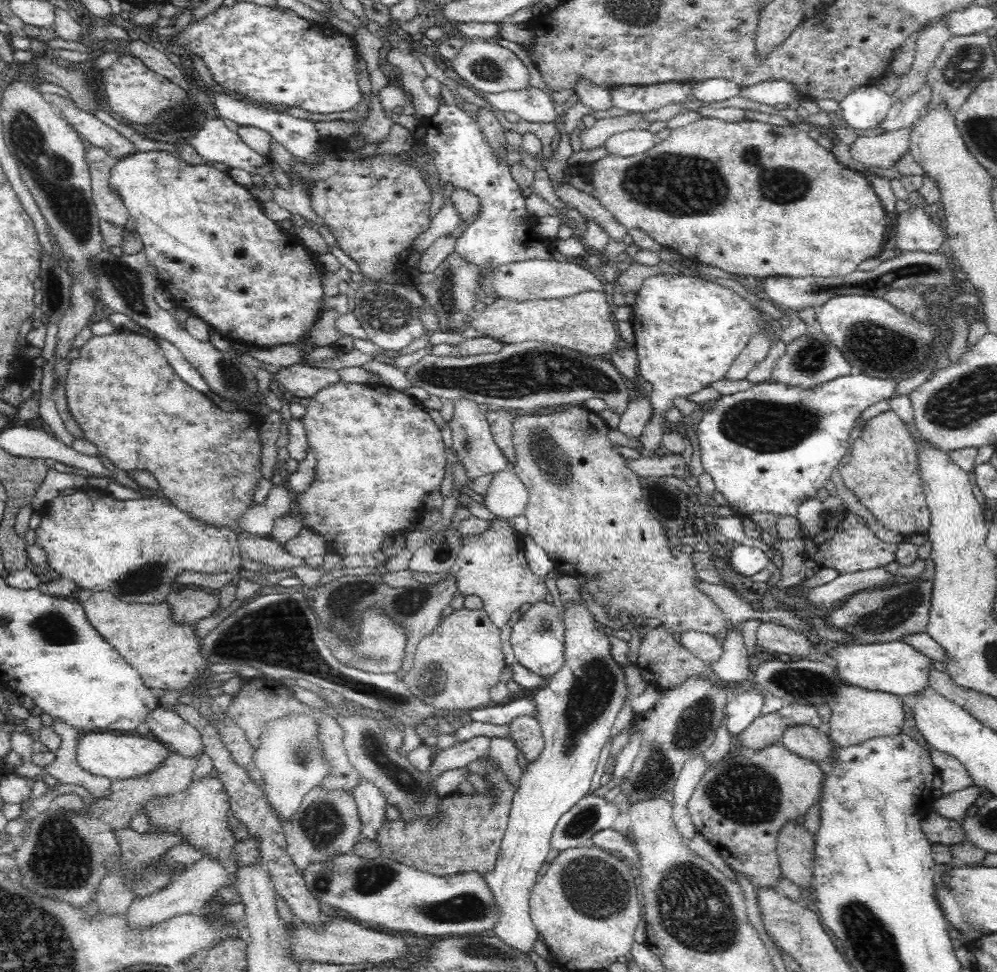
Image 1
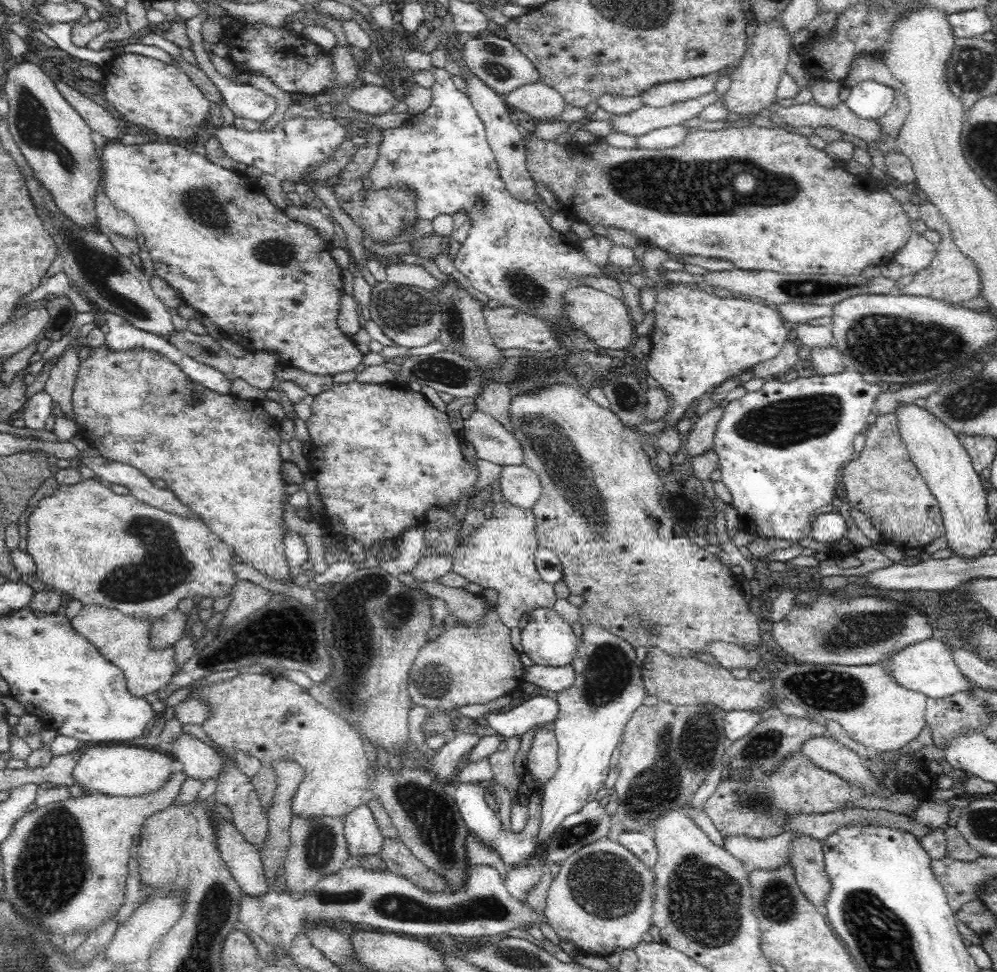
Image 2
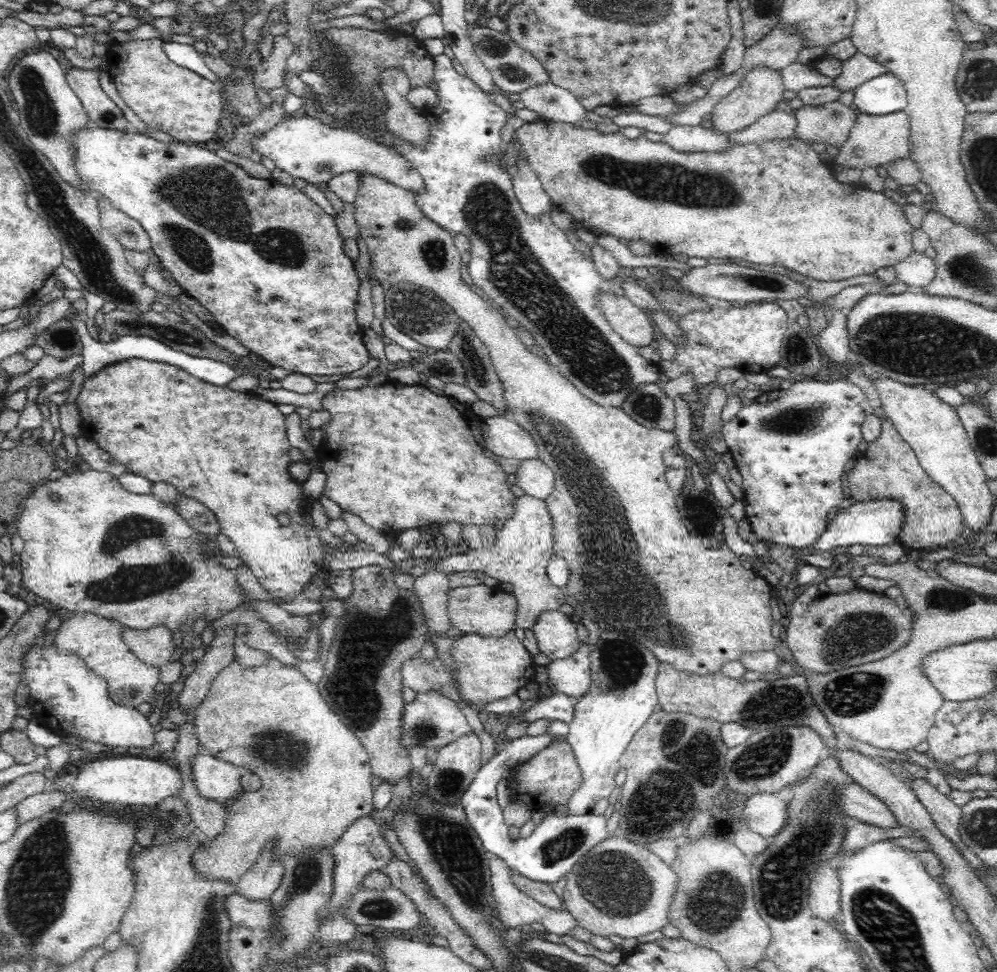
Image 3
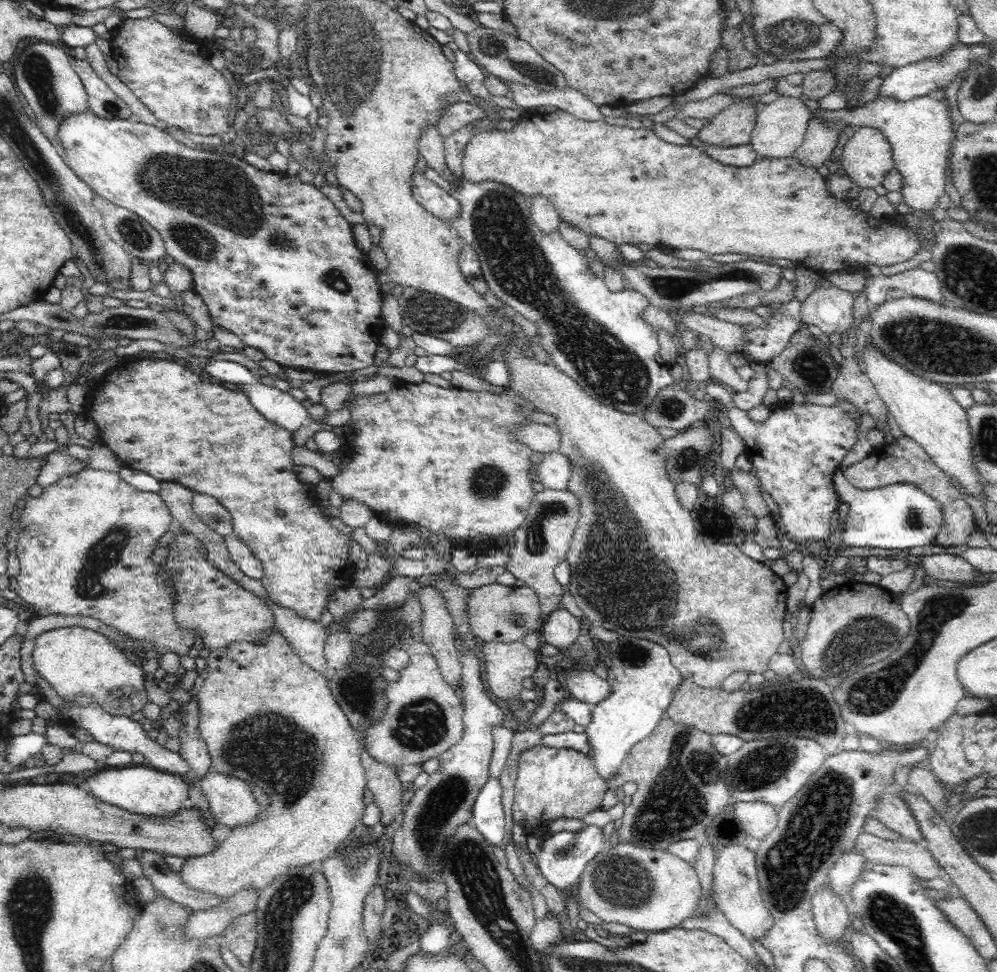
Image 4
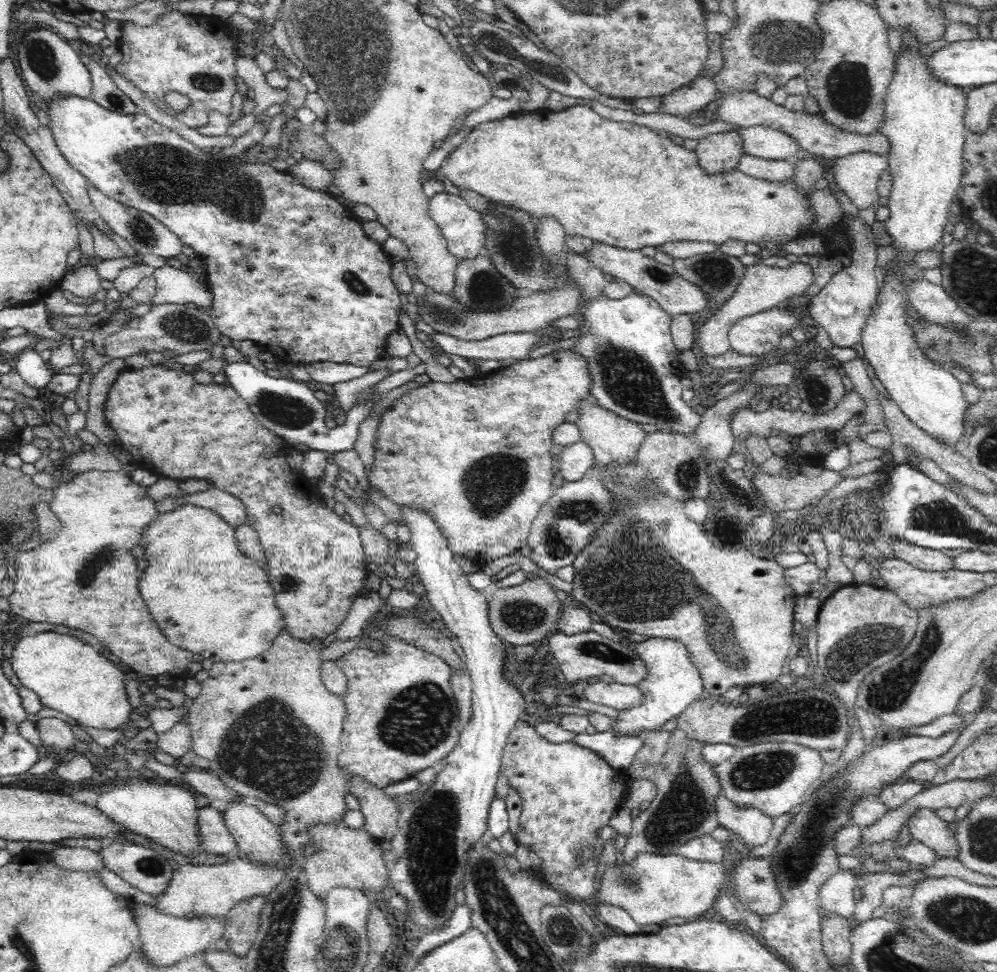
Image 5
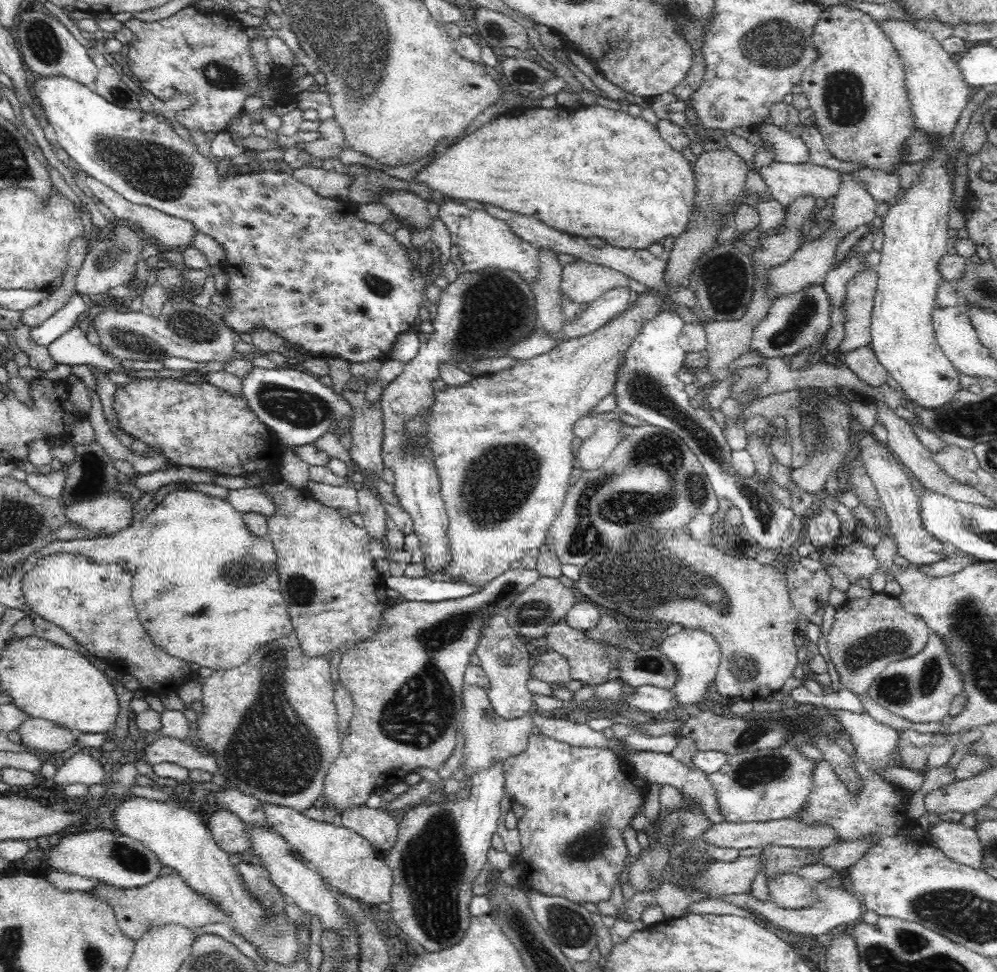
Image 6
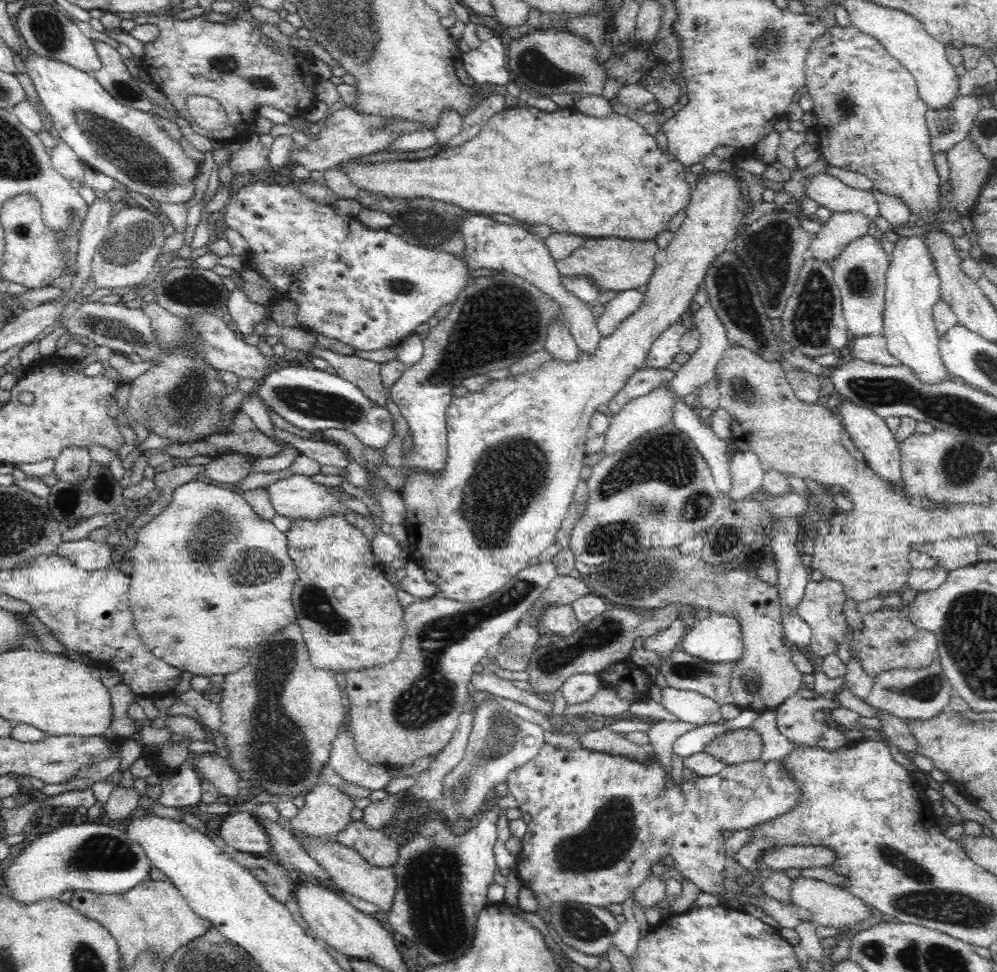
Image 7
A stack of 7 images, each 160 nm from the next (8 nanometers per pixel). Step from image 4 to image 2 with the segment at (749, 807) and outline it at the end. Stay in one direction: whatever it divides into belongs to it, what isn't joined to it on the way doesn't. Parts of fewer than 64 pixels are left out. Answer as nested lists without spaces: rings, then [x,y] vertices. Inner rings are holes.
[[[857,807],[836,809],[824,814],[808,814],[808,816],[794,816],[788,824],[786,830],[790,830],[800,835],[811,836],[822,841],[832,831],[844,825],[852,823],[884,824],[896,827],[903,831],[910,831],[917,837],[922,837],[932,832],[930,825],[922,825],[914,818],[908,819],[886,809],[864,809]]]

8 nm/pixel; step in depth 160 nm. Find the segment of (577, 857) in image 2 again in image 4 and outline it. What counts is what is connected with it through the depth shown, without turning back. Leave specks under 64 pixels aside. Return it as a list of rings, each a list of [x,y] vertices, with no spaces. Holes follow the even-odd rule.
[[[619,841],[612,848],[606,846],[589,860],[572,888],[576,904],[581,908],[590,911],[602,923],[628,926],[635,937],[670,930],[687,920],[696,908],[700,890],[699,878],[690,863],[672,856],[666,850],[640,848],[640,845],[624,841]]]

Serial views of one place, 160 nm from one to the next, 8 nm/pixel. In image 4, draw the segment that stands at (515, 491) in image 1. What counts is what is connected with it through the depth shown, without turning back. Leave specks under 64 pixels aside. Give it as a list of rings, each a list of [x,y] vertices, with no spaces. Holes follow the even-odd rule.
[[[557,452],[545,454],[534,466],[534,480],[548,490],[566,490],[569,476],[568,461]]]

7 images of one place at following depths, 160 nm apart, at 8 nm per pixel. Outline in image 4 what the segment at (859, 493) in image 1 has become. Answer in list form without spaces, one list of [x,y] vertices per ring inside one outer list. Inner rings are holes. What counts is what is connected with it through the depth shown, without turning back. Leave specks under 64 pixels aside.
[[[902,436],[902,438],[896,438],[894,442],[878,445],[867,458],[842,471],[846,480],[858,490],[874,490],[874,488],[892,486],[892,484],[911,484],[922,494],[931,498],[939,506],[941,516],[939,529],[931,540],[931,544],[934,546],[948,548],[967,544],[970,540],[970,536],[974,532],[975,521],[966,498],[952,484],[948,475],[934,466],[924,449],[910,438]]]

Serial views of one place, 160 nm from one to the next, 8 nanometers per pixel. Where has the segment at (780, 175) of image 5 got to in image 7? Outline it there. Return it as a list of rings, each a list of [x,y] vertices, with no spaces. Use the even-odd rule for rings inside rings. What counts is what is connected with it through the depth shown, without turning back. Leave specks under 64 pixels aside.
[[[826,171],[808,176],[802,192],[808,200],[833,212],[858,210],[867,214],[871,222],[879,216],[878,204],[872,193],[850,188],[838,176]]]

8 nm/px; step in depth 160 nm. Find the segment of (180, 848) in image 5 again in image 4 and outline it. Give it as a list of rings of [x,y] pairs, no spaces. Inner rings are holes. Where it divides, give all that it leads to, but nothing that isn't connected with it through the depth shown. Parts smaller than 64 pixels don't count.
[[[112,766],[98,770],[88,776],[85,781],[90,787],[90,793],[96,798],[130,812],[142,813],[142,815],[168,816],[182,809],[182,802],[188,799],[188,784],[183,776],[175,775],[154,768],[144,766]]]

